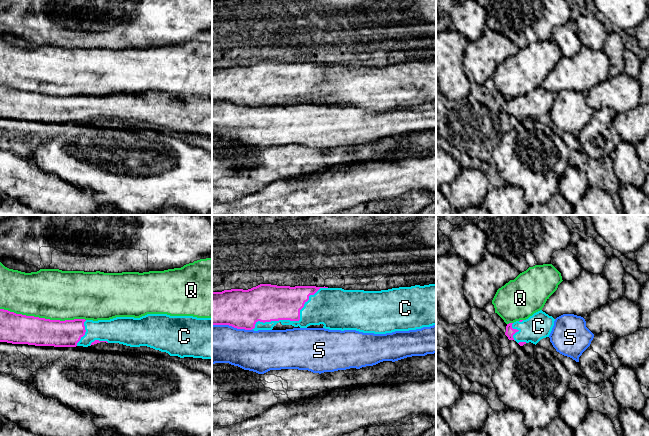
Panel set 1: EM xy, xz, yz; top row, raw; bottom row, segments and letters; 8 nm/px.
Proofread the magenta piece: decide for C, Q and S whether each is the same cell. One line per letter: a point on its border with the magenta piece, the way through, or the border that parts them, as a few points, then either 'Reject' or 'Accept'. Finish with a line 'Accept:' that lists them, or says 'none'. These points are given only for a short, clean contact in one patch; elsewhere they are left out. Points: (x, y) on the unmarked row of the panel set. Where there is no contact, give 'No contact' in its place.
C: Touches magenta at xz (294, 96). Accept
Q: Touches magenta at xy (43, 94). Reject
S: Touches magenta at xz (232, 102). Reject
Accept: C

